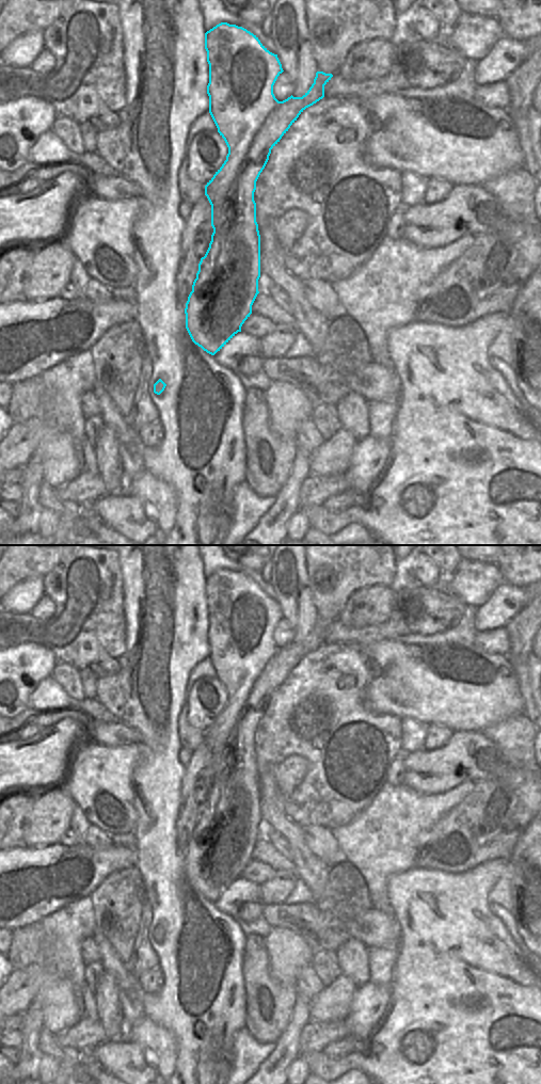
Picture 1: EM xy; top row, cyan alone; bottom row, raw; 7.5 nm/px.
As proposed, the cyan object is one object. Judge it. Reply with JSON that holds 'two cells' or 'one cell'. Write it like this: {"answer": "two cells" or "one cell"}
{"answer": "two cells"}

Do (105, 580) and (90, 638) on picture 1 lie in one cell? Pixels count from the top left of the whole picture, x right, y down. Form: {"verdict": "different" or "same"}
{"verdict": "same"}

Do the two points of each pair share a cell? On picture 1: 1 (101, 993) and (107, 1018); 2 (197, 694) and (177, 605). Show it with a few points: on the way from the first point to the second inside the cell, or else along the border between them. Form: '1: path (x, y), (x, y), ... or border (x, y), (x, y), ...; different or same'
1: path (107, 1000), (107, 1011); same
2: border (187, 690), (188, 704); different

